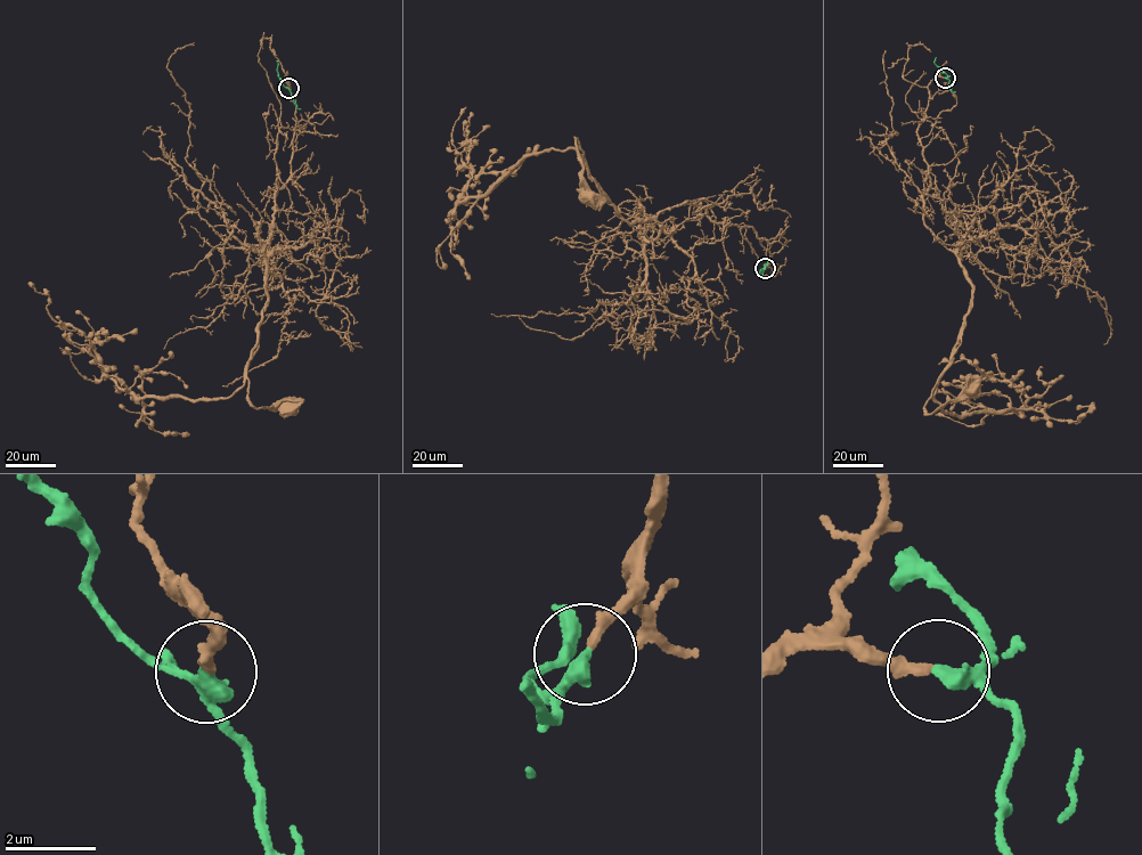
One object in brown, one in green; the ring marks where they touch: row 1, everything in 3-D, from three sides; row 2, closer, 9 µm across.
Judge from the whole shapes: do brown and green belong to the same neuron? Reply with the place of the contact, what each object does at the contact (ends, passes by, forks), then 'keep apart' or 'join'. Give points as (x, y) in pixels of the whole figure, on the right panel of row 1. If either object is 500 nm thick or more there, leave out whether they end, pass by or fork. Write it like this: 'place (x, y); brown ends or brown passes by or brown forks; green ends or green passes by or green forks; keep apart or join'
place (945, 78); brown ends; green passes by; join

